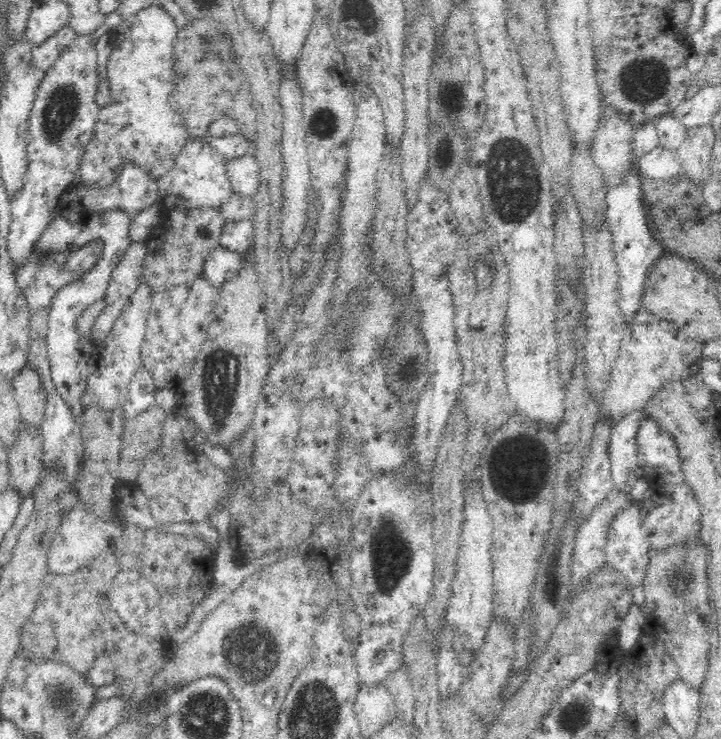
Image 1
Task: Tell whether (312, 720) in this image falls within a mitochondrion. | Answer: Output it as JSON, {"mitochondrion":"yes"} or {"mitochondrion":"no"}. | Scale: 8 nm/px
{"mitochondrion":"yes"}

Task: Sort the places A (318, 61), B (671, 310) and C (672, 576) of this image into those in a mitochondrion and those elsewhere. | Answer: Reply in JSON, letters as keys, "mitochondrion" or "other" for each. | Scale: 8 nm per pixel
{"A":"other","B":"other","C":"mitochondrion"}

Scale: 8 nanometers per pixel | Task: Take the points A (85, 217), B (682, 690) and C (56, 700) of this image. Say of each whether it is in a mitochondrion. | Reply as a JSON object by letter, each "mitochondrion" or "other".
{"A":"other","B":"other","C":"mitochondrion"}

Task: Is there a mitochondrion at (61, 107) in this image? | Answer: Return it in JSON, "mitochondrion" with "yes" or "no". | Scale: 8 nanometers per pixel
{"mitochondrion":"yes"}

